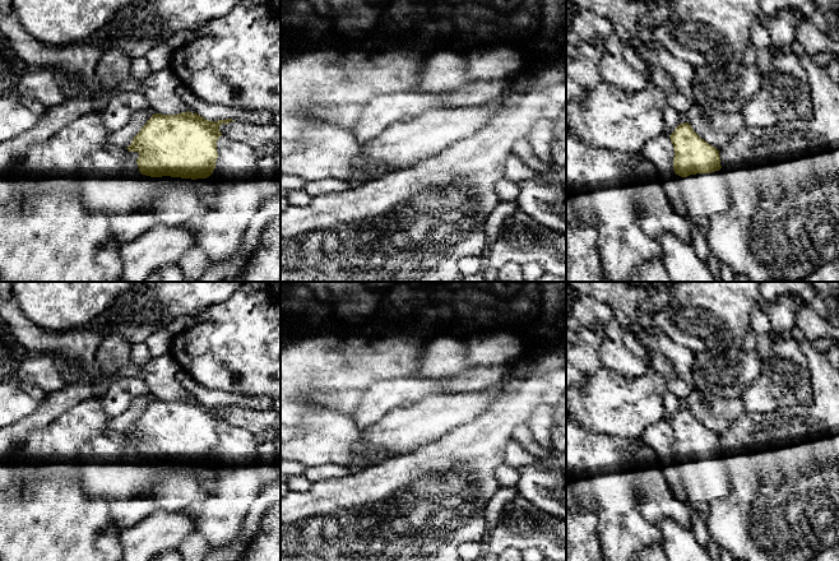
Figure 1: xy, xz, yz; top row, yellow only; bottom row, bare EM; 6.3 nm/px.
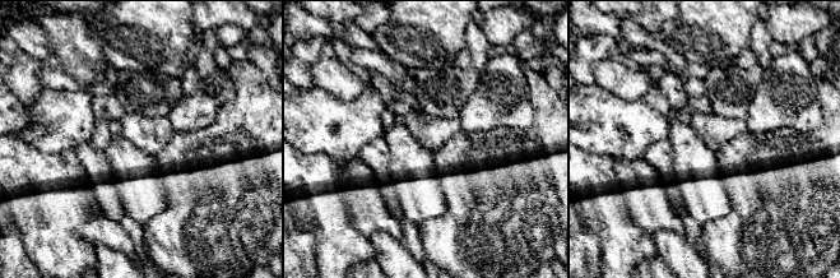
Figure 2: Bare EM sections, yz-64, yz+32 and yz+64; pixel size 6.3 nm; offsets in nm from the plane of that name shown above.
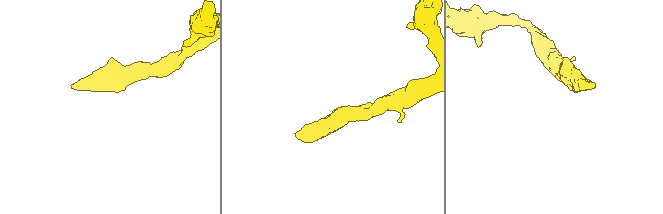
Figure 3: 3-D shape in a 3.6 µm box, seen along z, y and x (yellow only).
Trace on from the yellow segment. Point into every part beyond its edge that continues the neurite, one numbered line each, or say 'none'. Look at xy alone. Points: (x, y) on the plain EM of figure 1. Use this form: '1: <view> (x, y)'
1: xy (172, 467)

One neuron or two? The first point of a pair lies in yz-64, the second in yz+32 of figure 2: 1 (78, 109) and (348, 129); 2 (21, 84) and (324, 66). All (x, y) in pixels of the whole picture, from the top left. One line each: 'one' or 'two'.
1: one
2: two

